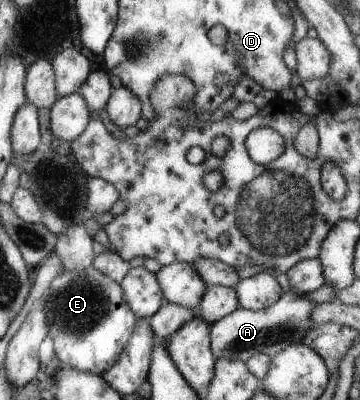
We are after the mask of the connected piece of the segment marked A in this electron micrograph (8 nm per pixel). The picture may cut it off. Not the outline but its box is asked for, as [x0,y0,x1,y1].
[210,288,315,362]

